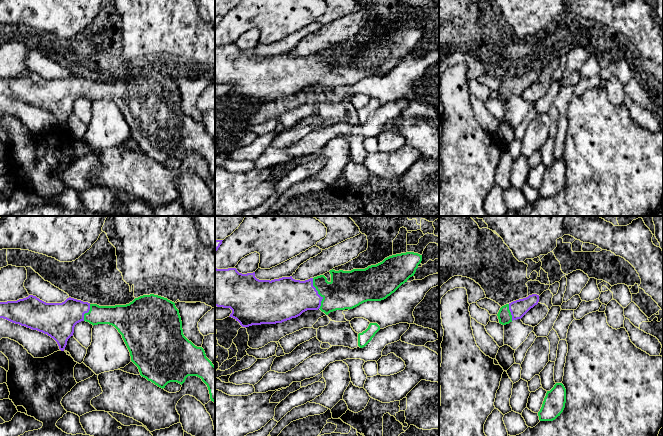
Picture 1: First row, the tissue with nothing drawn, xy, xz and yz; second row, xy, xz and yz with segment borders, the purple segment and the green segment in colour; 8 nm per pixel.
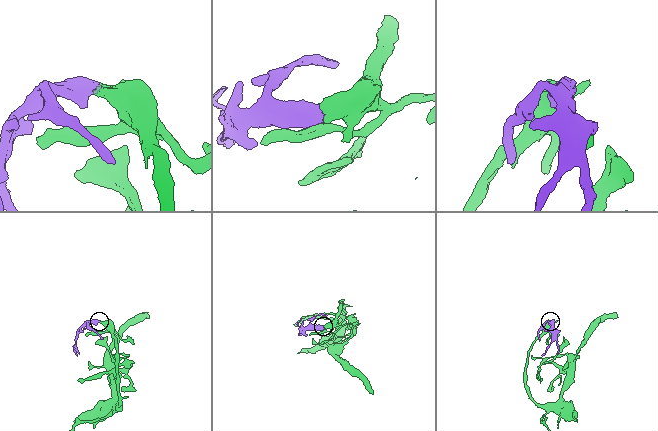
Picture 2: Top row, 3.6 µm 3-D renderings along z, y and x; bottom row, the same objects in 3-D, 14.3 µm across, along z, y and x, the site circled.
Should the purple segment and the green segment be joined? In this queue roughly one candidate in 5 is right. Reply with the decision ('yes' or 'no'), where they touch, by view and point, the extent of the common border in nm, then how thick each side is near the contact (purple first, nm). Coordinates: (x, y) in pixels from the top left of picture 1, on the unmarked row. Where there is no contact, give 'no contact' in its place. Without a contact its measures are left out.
yes; meets purple in xz at (317, 69); contact 260 nm long; 320 nm thick on the purple side, 300 nm on the other

